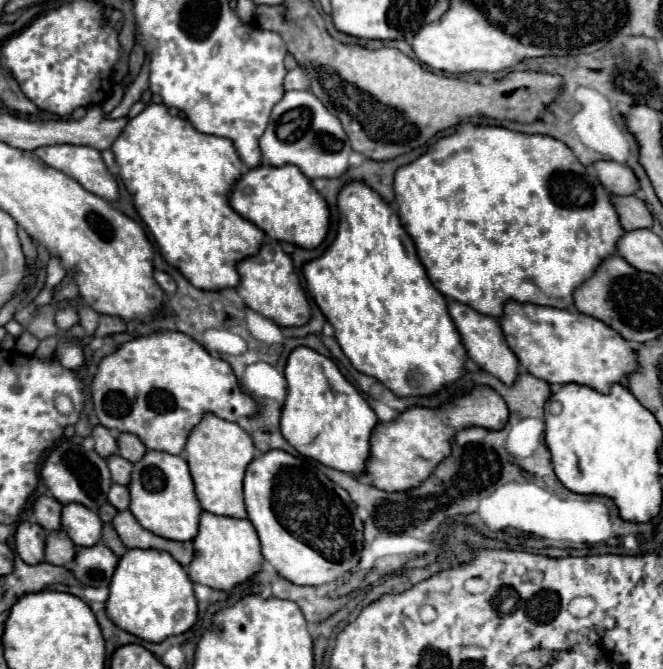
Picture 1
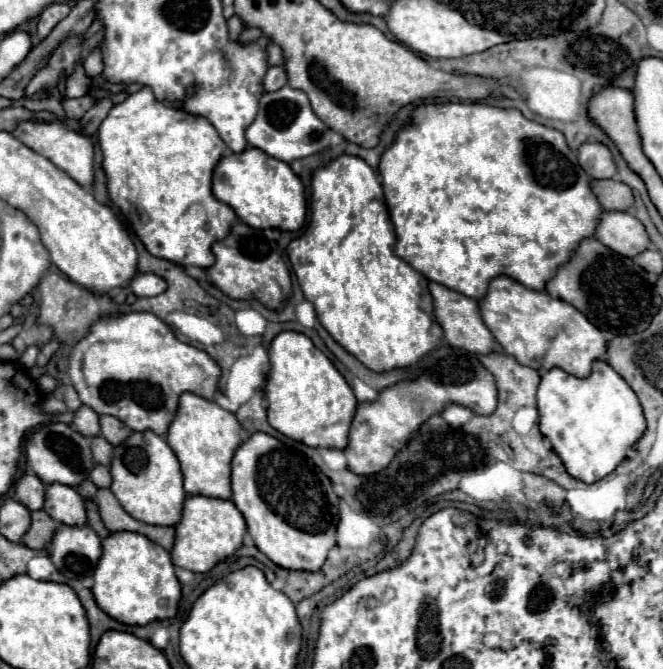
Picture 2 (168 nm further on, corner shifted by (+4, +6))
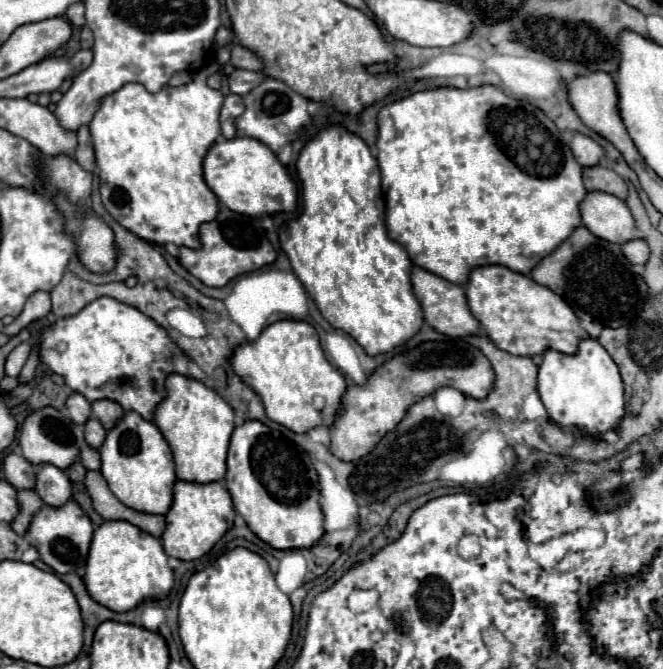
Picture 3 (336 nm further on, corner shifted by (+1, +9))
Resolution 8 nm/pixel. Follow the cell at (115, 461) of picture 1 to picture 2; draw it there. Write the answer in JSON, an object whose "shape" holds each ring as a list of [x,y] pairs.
{"shape":[[[94,437],[92,439],[92,455],[94,461],[100,465],[110,465],[112,463],[112,455],[114,455],[114,447],[104,439],[104,437]]]}

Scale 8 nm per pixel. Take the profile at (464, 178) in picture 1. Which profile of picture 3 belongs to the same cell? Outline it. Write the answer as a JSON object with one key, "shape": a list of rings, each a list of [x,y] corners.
{"shape":[[[439,86],[433,90],[419,90],[413,92],[401,100],[395,100],[391,104],[385,104],[377,114],[377,162],[381,170],[381,188],[387,202],[385,222],[387,232],[393,240],[401,242],[407,250],[409,244],[409,258],[413,264],[439,274],[441,278],[453,282],[453,284],[465,284],[469,278],[471,268],[485,266],[485,264],[501,264],[515,272],[529,274],[529,270],[547,254],[551,254],[579,224],[579,204],[585,198],[587,190],[583,186],[579,164],[573,160],[571,150],[561,138],[561,132],[557,132],[557,126],[539,110],[539,108],[525,108],[515,98],[507,96],[499,86],[475,86],[475,88],[451,88],[451,86]]]}

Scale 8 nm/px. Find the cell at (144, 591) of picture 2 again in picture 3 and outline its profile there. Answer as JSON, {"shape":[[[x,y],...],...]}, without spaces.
{"shape":[[[125,520],[103,522],[91,538],[91,548],[85,564],[85,586],[95,602],[115,612],[127,612],[143,600],[165,598],[173,588],[173,570],[167,564],[167,554],[161,540],[127,524]]]}

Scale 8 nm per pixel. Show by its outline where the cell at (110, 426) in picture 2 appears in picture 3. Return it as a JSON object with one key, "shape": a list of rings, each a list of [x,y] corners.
{"shape":[[[95,400],[91,404],[91,410],[93,410],[93,416],[99,418],[99,422],[109,430],[115,426],[115,422],[123,416],[123,408],[119,408],[119,404],[115,404],[113,400]]]}

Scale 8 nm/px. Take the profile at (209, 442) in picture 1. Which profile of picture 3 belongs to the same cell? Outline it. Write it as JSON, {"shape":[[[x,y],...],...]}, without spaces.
{"shape":[[[175,372],[167,374],[165,392],[167,396],[157,404],[153,422],[171,448],[177,478],[201,484],[223,480],[229,438],[235,428],[233,408],[201,380]]]}

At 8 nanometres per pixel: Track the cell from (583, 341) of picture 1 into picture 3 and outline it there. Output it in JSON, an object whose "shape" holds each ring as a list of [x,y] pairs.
{"shape":[[[491,264],[473,268],[465,284],[465,296],[471,314],[479,320],[491,342],[515,356],[535,356],[543,354],[547,348],[575,354],[579,338],[587,336],[585,330],[579,328],[575,312],[561,296],[507,266]]]}

